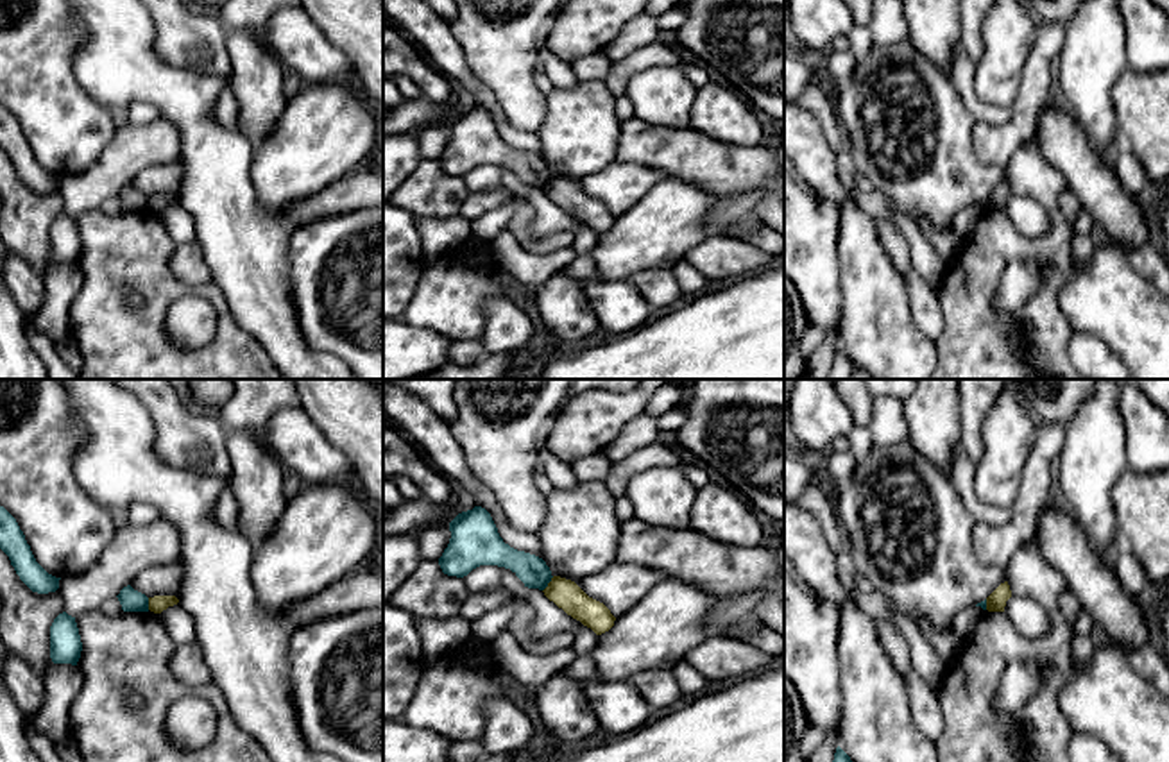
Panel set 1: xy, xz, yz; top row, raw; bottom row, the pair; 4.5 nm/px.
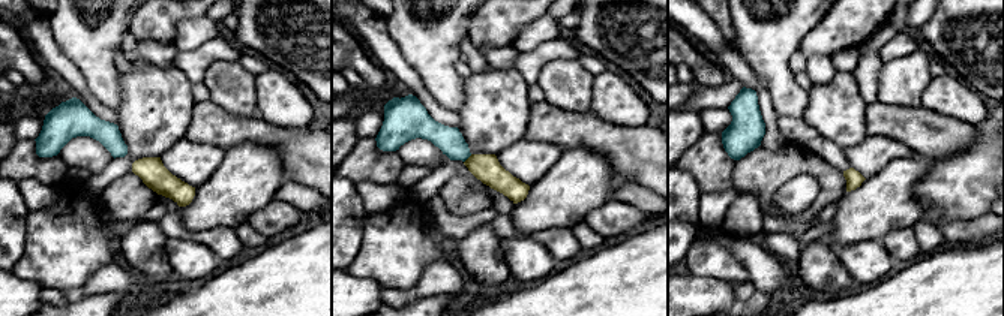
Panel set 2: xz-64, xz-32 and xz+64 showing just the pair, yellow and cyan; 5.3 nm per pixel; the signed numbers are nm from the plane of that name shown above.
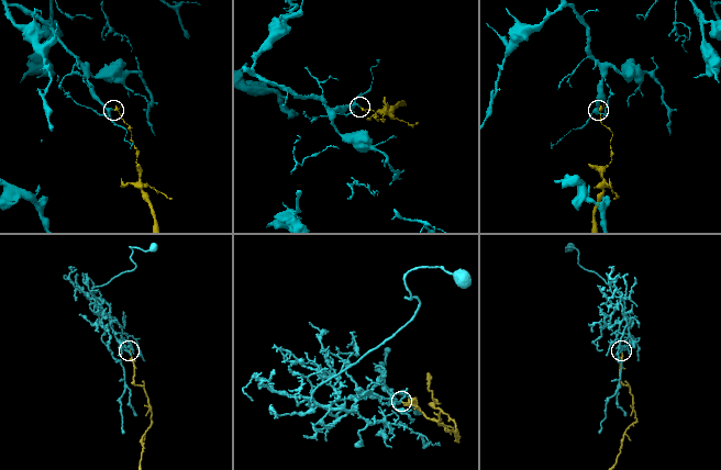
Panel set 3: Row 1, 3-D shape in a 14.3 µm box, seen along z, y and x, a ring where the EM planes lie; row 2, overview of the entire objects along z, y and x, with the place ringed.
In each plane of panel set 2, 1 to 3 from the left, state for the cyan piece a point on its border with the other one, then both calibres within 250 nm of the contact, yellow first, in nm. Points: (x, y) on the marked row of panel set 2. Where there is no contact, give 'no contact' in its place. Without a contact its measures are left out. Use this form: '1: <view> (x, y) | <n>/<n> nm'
1: no contact
2: xz-32 (467, 159) | 150/140 nm
3: no contact

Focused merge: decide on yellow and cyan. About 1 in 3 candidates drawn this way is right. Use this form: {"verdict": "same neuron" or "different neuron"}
{"verdict": "different neuron"}

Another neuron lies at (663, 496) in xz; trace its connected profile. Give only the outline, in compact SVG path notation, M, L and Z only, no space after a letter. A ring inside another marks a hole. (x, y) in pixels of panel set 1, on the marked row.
M686 463L646 469L627 487L634 517L657 528L691 528L691 506L698 488L686 478Z

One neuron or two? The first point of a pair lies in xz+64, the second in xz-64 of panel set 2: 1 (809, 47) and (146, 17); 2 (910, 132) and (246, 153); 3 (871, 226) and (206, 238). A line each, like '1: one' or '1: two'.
1: one
2: two
3: two

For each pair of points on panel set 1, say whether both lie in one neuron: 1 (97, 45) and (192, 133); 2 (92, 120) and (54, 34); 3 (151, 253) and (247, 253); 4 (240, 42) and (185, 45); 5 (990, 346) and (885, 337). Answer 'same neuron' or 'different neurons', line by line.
1: same neuron
2: same neuron
3: different neurons
4: different neurons
5: different neurons

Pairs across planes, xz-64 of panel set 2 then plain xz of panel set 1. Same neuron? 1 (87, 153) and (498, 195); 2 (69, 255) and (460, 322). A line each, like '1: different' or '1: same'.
1: different
2: same

